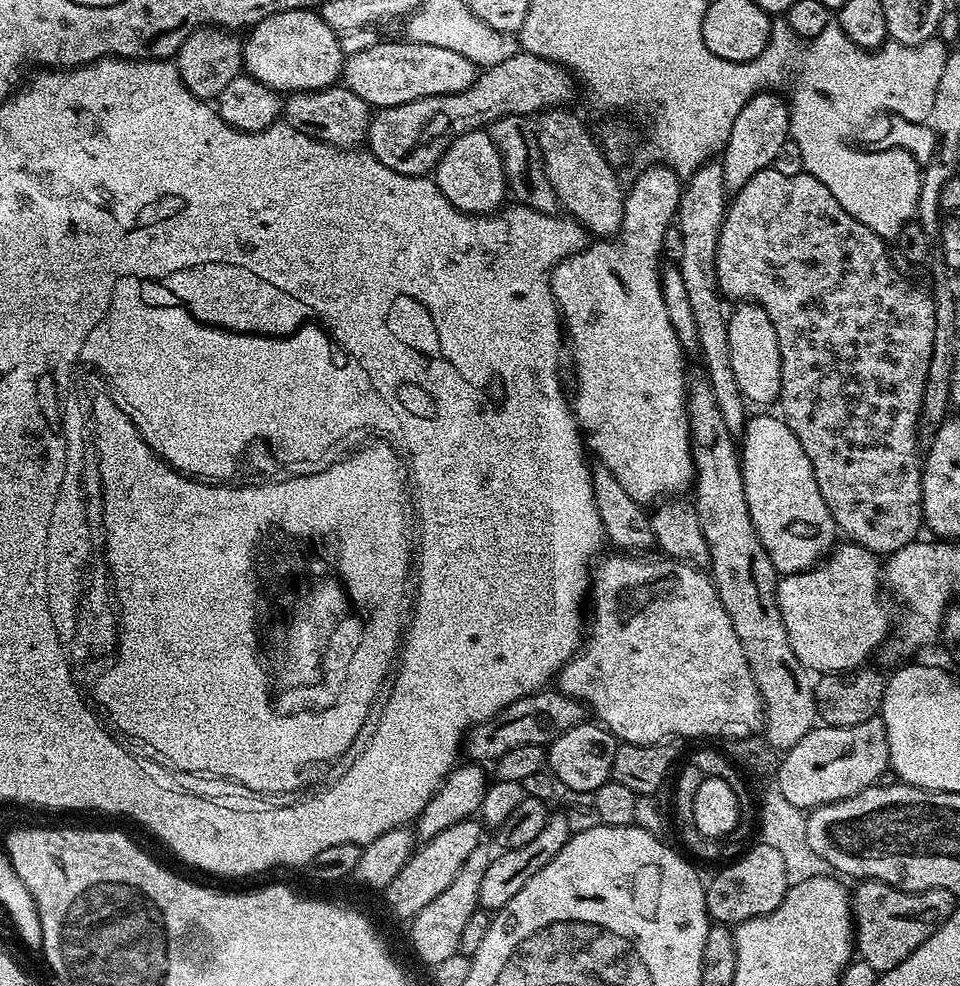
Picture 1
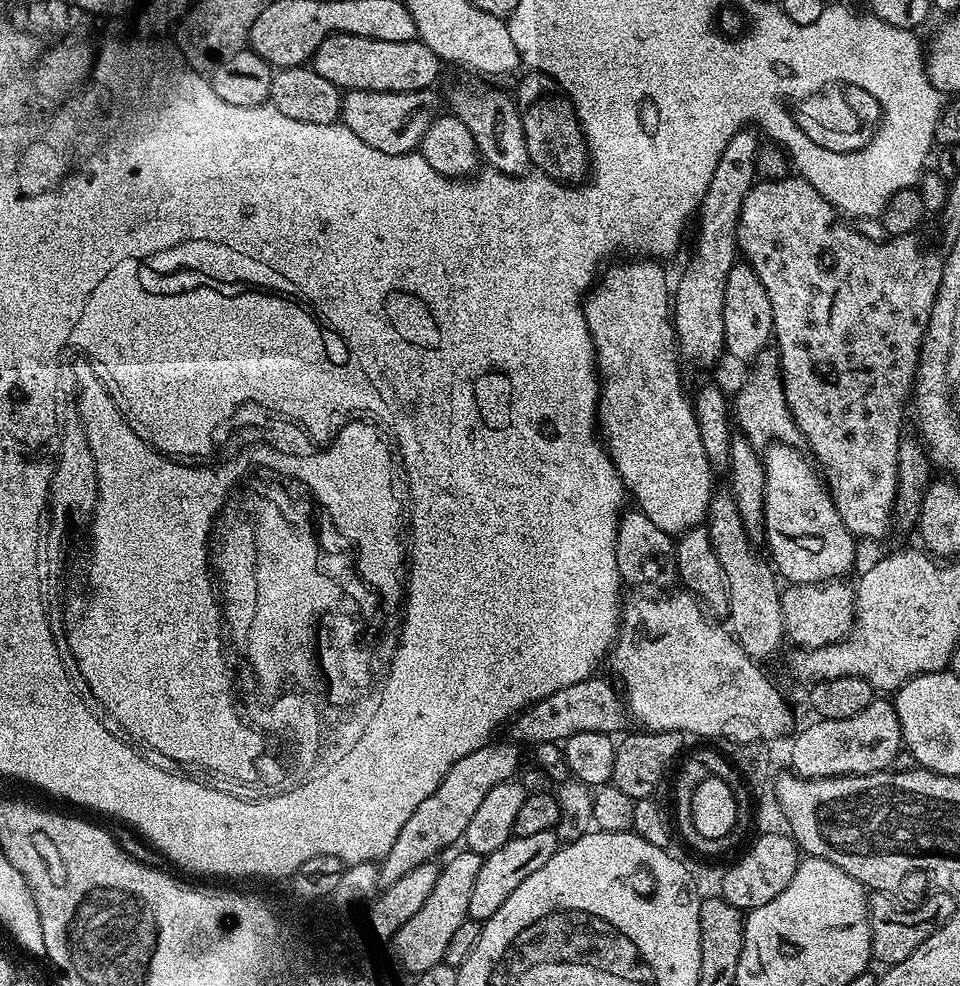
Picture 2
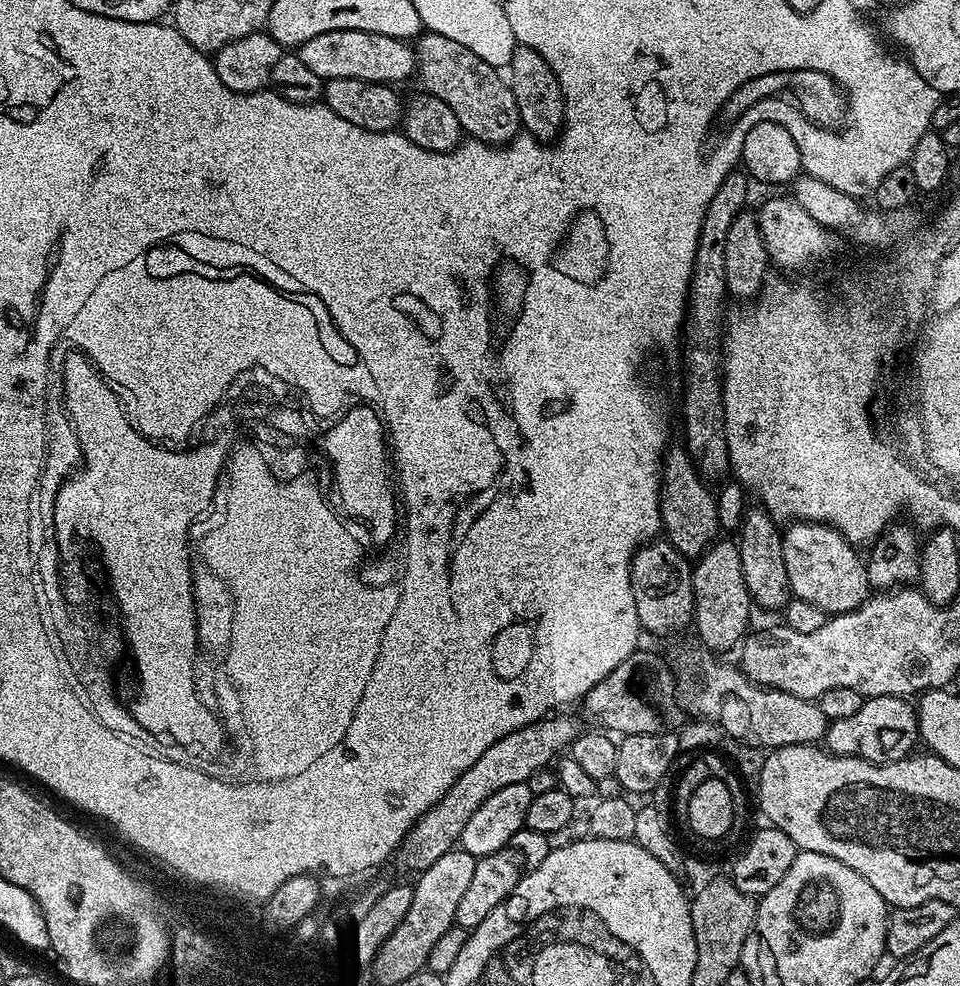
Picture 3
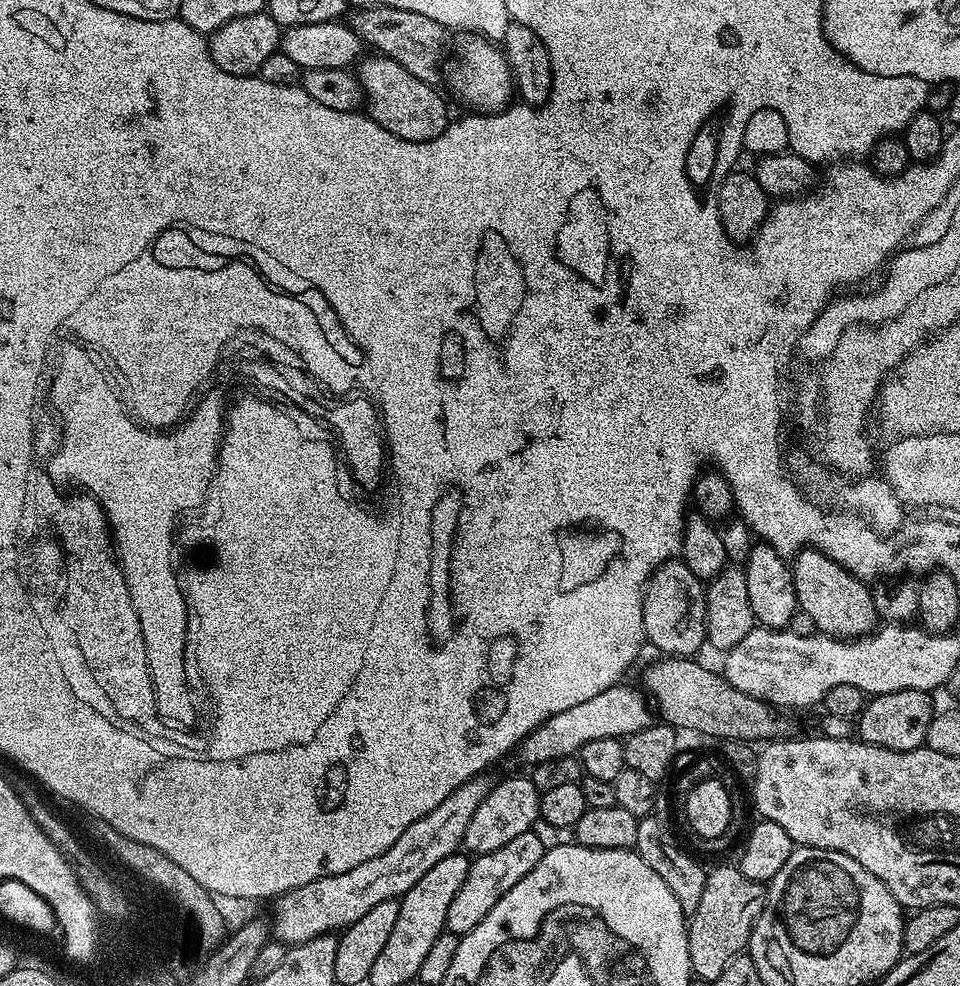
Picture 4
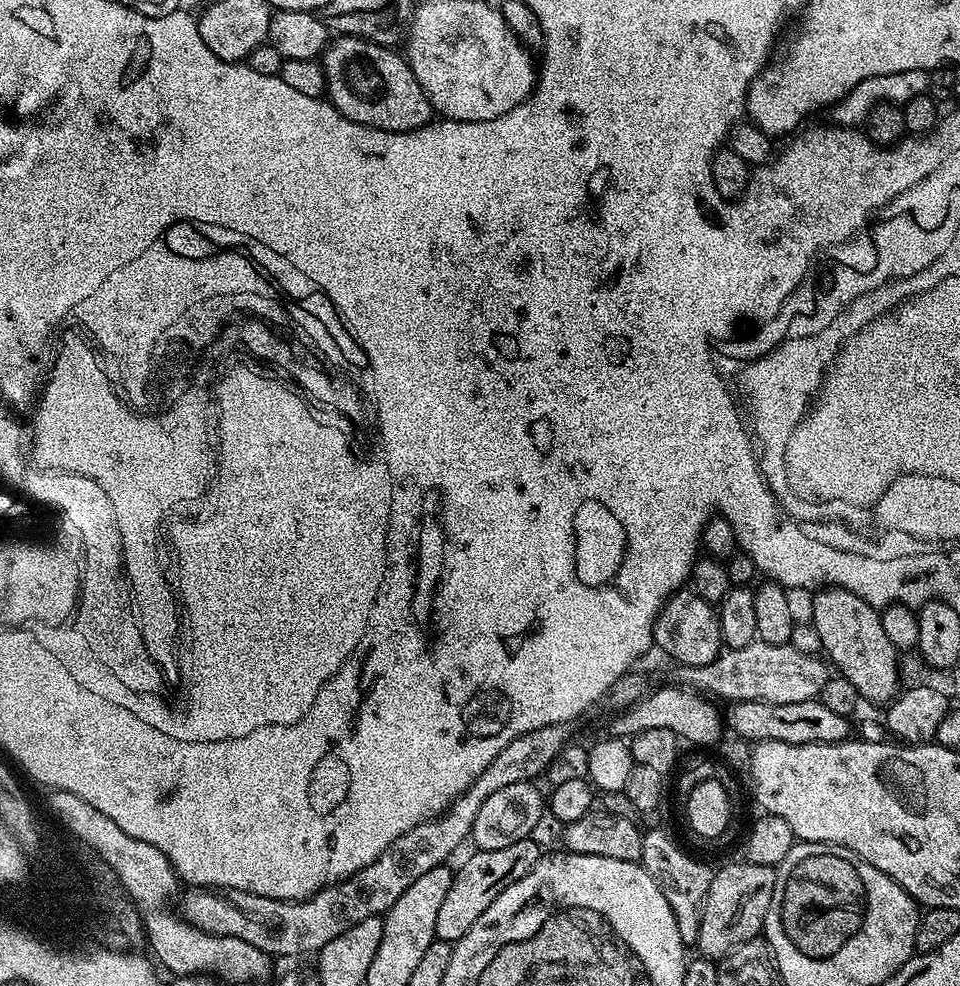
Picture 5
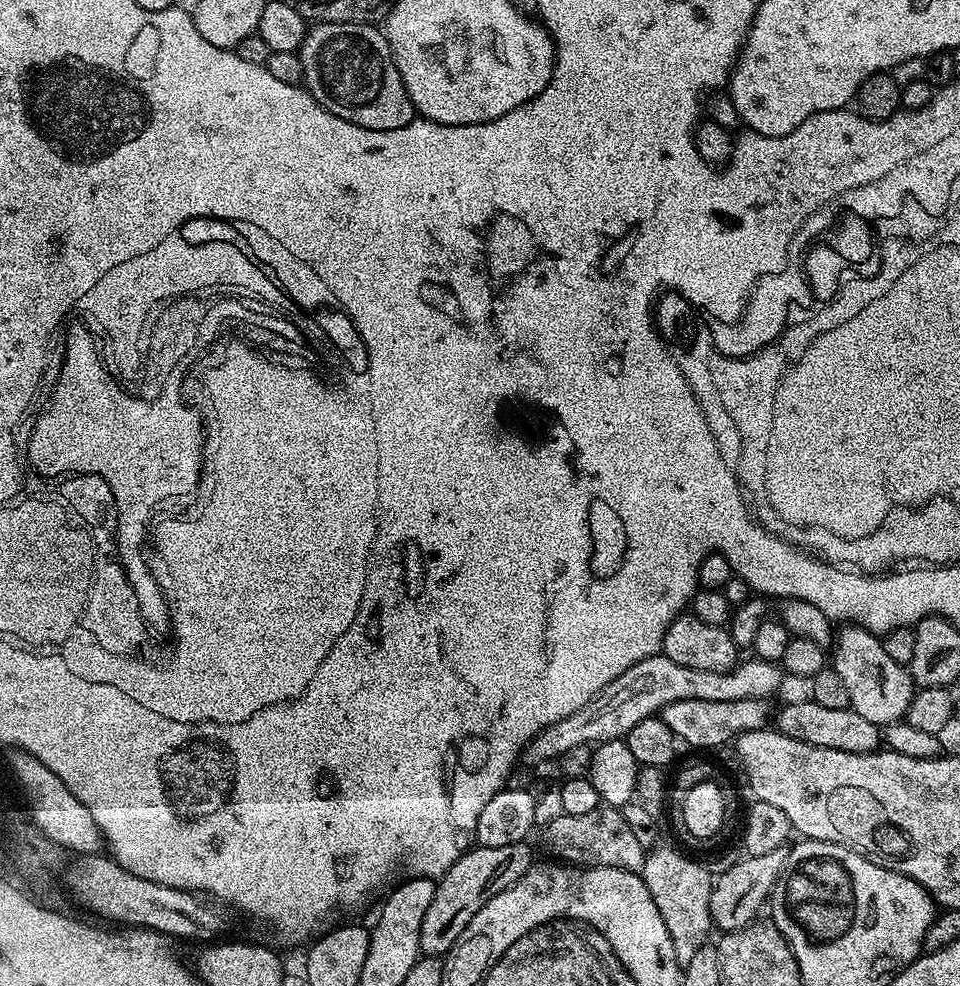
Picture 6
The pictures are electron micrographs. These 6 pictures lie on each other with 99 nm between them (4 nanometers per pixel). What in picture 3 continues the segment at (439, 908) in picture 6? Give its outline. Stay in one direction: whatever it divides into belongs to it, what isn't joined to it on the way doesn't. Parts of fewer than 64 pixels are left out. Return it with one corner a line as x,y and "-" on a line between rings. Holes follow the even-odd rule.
523,827
496,853
477,859
471,881
458,902
455,927
469,930
477,928
511,894
514,886
518,886
518,882
526,878
526,874
530,874
540,865
549,851
549,837
538,834
538,830

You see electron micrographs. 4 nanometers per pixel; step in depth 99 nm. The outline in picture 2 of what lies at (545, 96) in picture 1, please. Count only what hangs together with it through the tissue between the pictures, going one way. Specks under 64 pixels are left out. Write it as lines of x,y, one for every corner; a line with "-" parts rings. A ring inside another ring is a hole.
435,89
422,91
347,91
343,95
341,123
345,124
362,142
384,154
404,154
415,151
426,134
426,130
433,124
442,110
442,98
435,93

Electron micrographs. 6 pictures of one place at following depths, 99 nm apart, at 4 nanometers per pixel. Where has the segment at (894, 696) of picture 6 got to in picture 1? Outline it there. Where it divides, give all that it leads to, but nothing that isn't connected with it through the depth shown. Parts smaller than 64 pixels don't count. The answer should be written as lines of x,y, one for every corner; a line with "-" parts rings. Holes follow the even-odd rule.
776,414
756,416
753,420
751,417
744,425
742,443
738,451
746,502
750,506
750,518
777,573
789,576
816,567
831,553
837,543
838,529
822,498
822,490
818,490
818,482
814,478
814,466
810,466
810,458
806,458
806,450
802,450
802,442
794,438
794,430
790,430
790,426
786,426
783,418

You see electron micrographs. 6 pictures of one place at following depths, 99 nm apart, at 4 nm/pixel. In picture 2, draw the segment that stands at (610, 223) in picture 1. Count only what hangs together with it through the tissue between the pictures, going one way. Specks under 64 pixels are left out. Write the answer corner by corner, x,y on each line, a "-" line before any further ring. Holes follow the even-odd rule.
532,72
521,78
516,92
514,91
514,99
519,106
526,148
533,167
543,175
561,182
580,182
590,172
588,140
584,137
572,99
568,97
561,81
556,80
551,80
542,72

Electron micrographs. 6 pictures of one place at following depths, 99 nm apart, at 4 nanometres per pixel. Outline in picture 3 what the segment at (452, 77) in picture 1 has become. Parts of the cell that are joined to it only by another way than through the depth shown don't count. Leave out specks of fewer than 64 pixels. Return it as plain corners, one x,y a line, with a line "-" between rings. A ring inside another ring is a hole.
330,30
310,38
298,49
300,61
320,80
336,78
362,79
391,86
399,80
413,79
416,54
411,43
386,34
370,34
366,30

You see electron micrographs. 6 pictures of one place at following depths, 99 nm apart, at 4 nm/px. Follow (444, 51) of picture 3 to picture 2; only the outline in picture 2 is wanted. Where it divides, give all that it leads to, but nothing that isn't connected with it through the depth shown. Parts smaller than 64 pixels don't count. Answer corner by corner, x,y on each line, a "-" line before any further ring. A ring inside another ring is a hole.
456,84
446,94
446,104
451,115
466,122
474,142
478,146
483,163
489,169
507,176
527,176
533,167
526,148
526,135
520,117
519,106
511,95
488,84

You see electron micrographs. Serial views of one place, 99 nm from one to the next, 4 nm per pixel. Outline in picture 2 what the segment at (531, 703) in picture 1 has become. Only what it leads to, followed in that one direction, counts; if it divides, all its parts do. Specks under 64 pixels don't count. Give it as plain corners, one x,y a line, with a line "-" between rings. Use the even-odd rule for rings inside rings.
596,674
582,682
574,682
574,686
566,686
540,699
512,718
508,726
509,739
518,744
524,744
524,742
554,744
568,740
574,734
587,732
617,734
616,732
620,731
623,733
626,701
621,689
611,679
608,680
603,680
600,674

